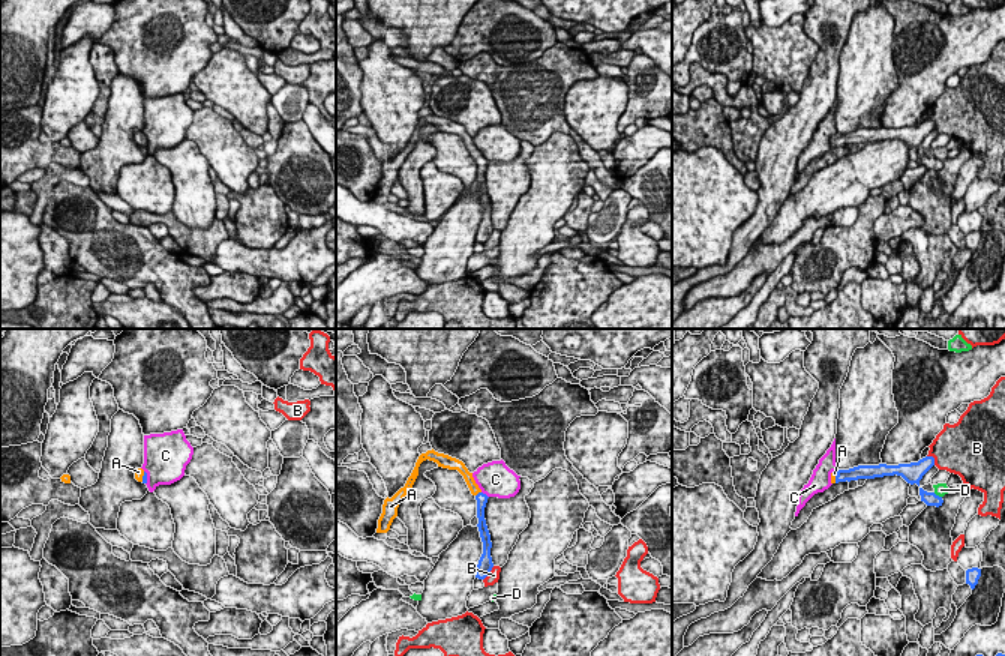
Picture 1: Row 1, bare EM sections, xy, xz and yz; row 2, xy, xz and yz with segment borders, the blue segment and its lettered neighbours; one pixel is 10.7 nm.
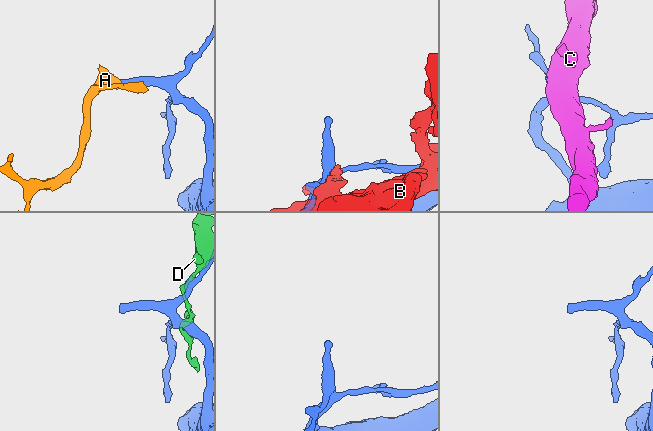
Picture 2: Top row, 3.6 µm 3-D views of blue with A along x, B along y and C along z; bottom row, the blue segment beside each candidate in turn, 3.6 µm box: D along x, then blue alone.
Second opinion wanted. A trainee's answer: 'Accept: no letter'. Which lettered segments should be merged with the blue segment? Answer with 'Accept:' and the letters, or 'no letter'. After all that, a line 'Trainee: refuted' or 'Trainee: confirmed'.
Accept: A
Trainee: refuted

